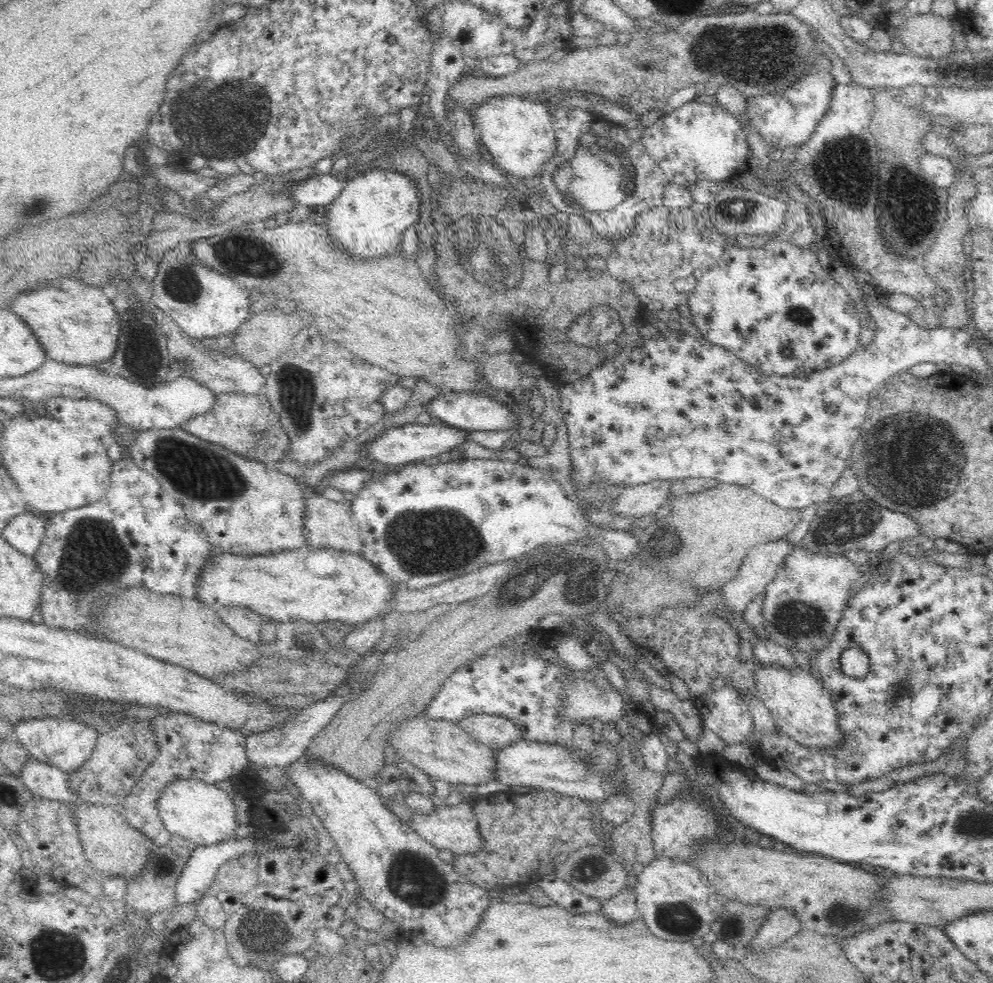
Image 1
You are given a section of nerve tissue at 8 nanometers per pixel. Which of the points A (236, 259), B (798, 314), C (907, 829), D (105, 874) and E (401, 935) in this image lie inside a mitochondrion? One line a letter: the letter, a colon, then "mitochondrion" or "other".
A: mitochondrion
B: mitochondrion
C: other
D: other
E: other

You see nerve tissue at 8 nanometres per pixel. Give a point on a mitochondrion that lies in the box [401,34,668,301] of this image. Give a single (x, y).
(588, 166)

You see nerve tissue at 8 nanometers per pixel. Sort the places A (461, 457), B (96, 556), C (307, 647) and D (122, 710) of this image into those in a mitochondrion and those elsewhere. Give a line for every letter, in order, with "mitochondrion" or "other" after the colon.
A: other
B: mitochondrion
C: other
D: other

